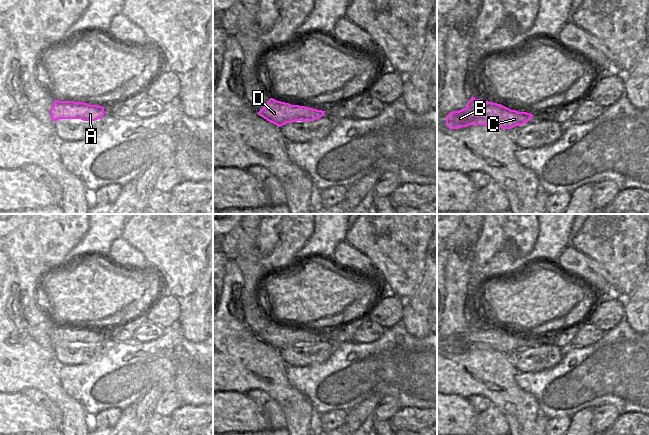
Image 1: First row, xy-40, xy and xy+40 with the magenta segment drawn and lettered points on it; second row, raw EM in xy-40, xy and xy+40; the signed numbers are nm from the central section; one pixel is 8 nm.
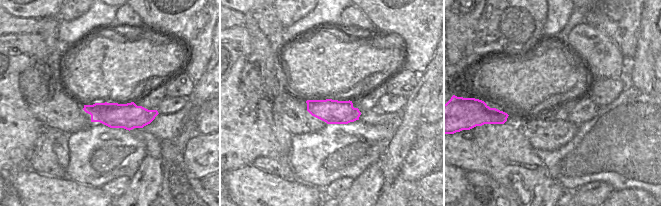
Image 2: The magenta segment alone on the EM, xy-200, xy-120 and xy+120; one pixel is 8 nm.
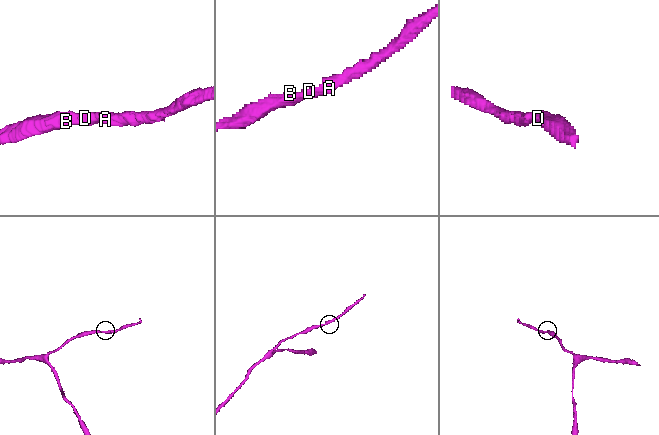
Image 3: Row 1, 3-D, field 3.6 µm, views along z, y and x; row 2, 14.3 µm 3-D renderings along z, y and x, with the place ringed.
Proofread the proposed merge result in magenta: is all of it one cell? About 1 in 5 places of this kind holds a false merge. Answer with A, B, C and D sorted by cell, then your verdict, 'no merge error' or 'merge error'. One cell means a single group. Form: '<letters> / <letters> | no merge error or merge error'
A B C D | no merge error

